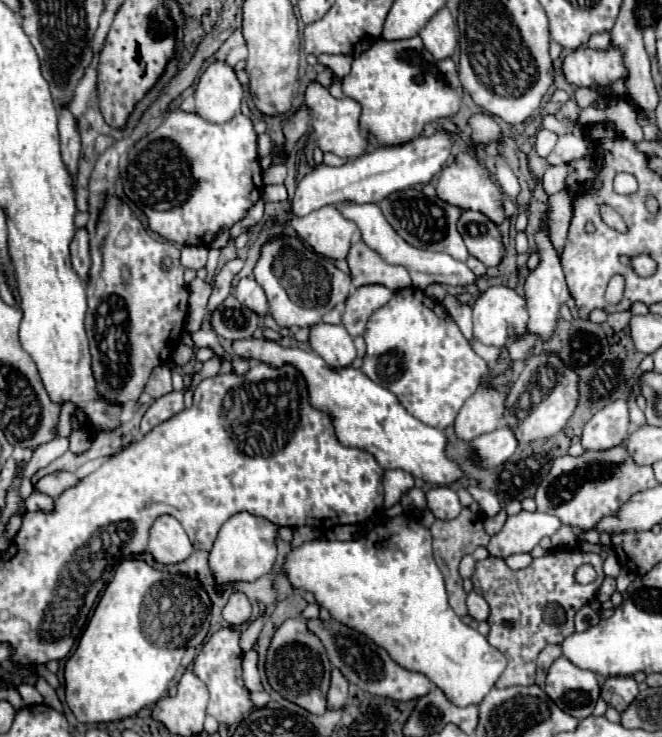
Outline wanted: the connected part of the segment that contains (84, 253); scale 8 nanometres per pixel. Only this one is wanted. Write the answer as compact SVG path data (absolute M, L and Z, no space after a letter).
M77 228L75 230L75 236L73 236L73 242L71 242L69 250L71 250L73 270L79 274L81 280L87 282L87 272L89 272L91 260L89 260L89 238L87 238L87 230L85 228Z

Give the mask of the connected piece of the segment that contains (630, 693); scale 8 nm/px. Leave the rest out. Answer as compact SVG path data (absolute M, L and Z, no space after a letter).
M613 676L605 680L601 688L601 698L617 712L623 712L635 700L637 692L639 690L633 676Z

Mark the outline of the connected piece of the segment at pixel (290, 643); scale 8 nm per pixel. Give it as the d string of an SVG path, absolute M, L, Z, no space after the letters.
M291 618L285 620L267 650L267 660L265 660L265 674L275 692L279 692L285 700L305 708L311 714L325 714L325 696L329 690L329 674L333 666L325 654L323 644L319 644L317 636L311 636L307 632L307 624L303 620Z

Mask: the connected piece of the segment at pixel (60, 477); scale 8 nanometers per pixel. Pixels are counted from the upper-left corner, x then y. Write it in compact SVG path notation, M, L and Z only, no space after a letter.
M59 470L59 472L53 472L53 474L47 474L43 478L37 480L37 484L33 484L33 490L41 492L41 494L47 494L51 498L57 498L61 496L67 488L75 486L79 482L79 476L75 472L65 472L65 470Z

